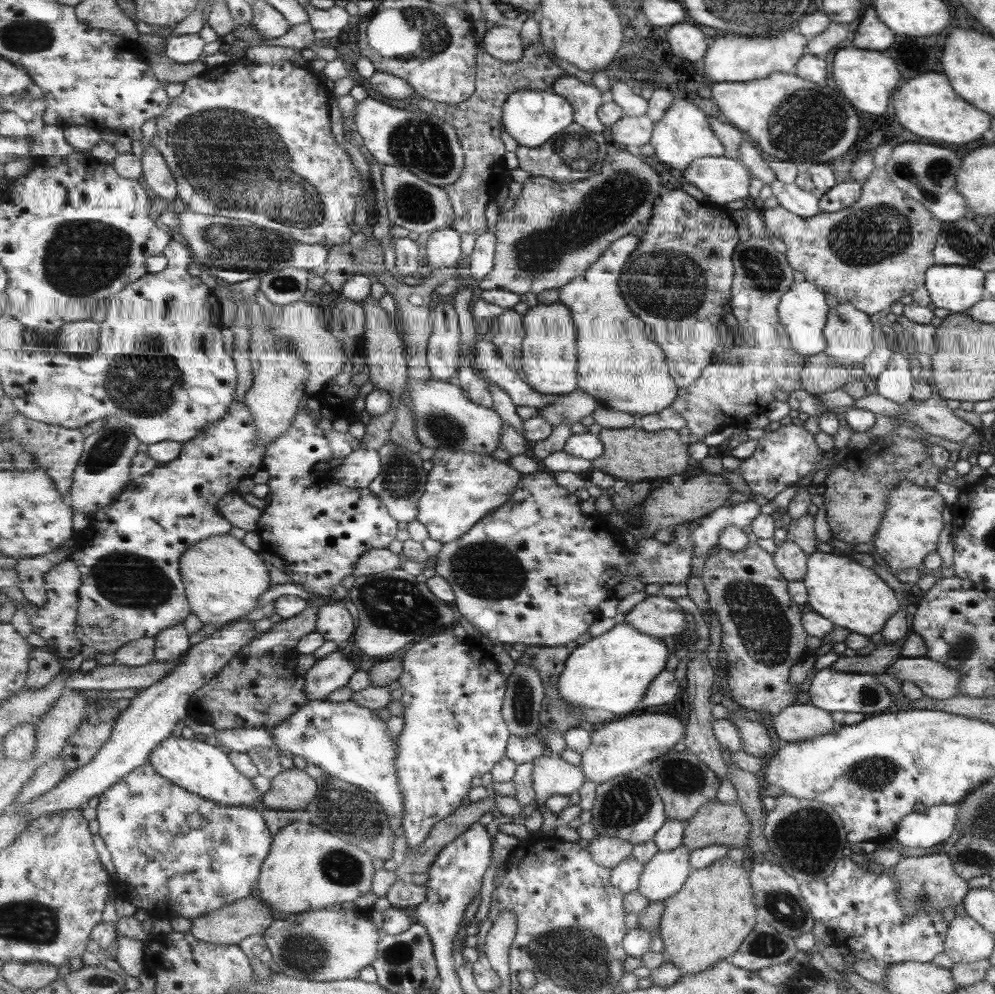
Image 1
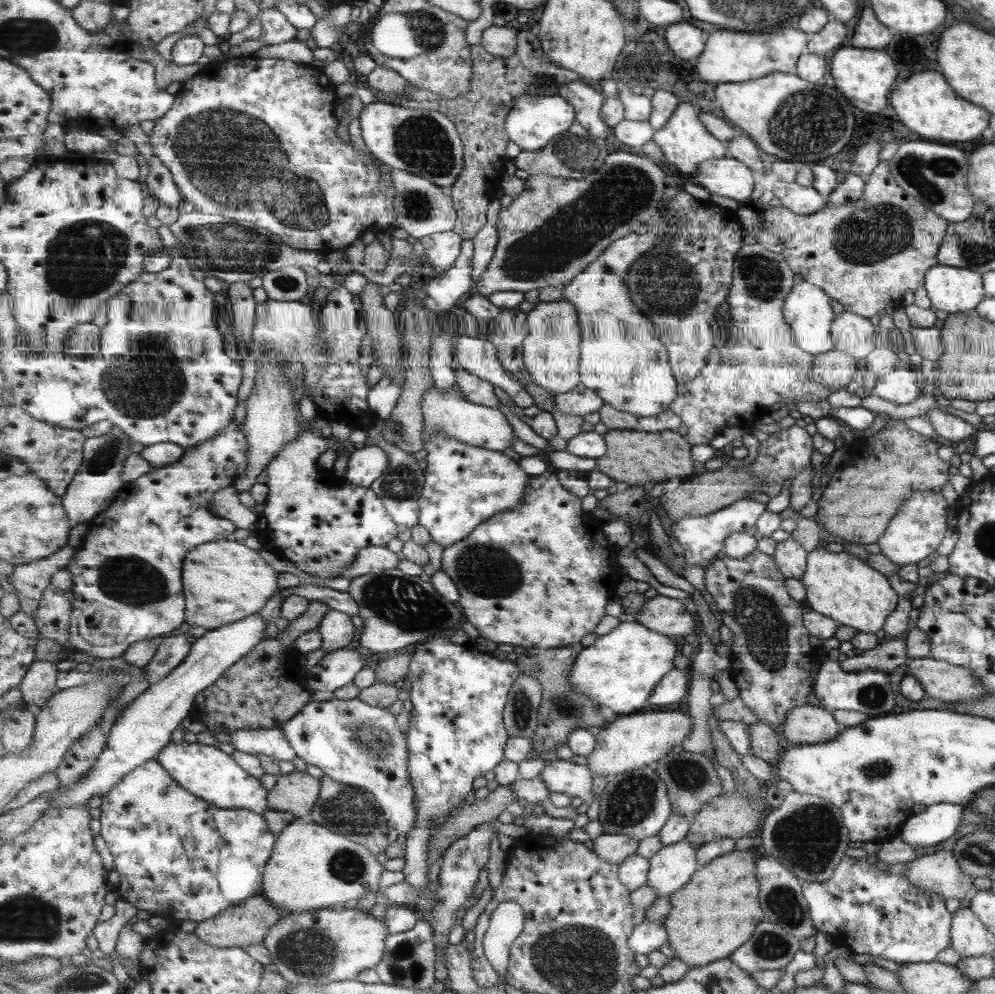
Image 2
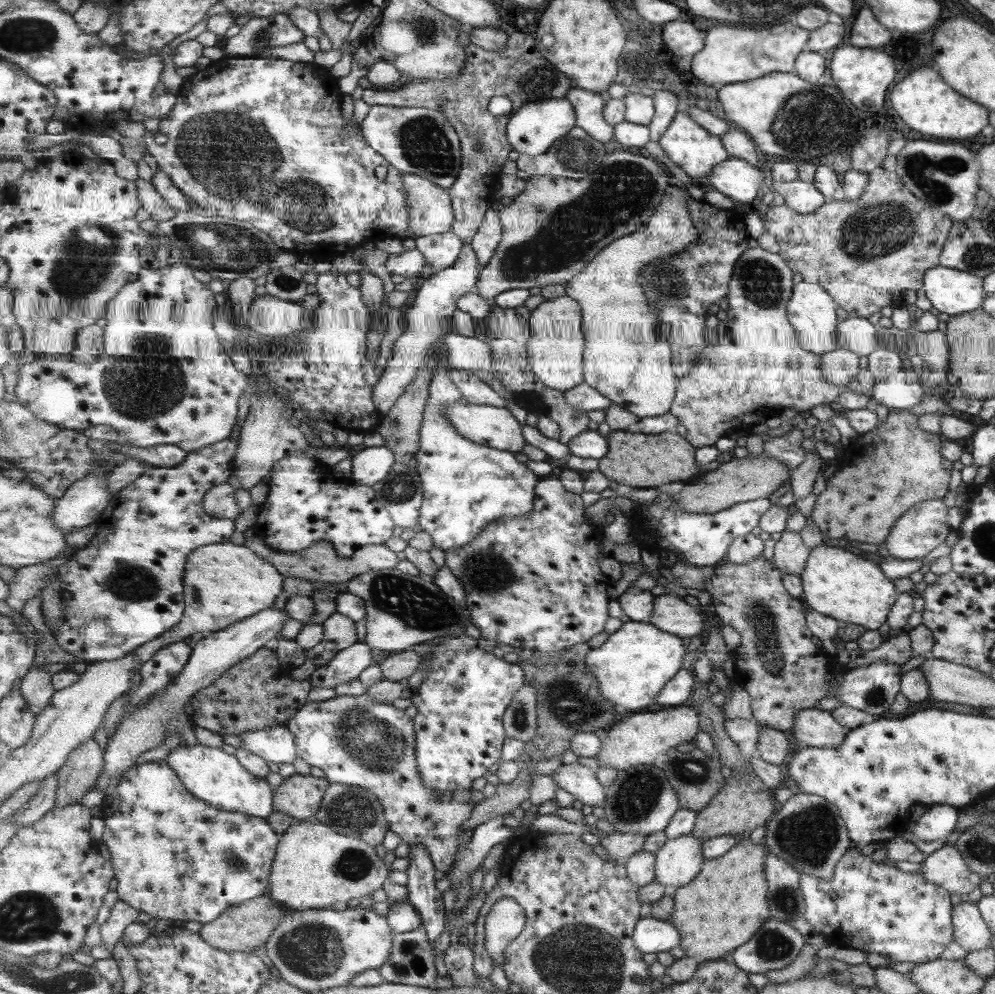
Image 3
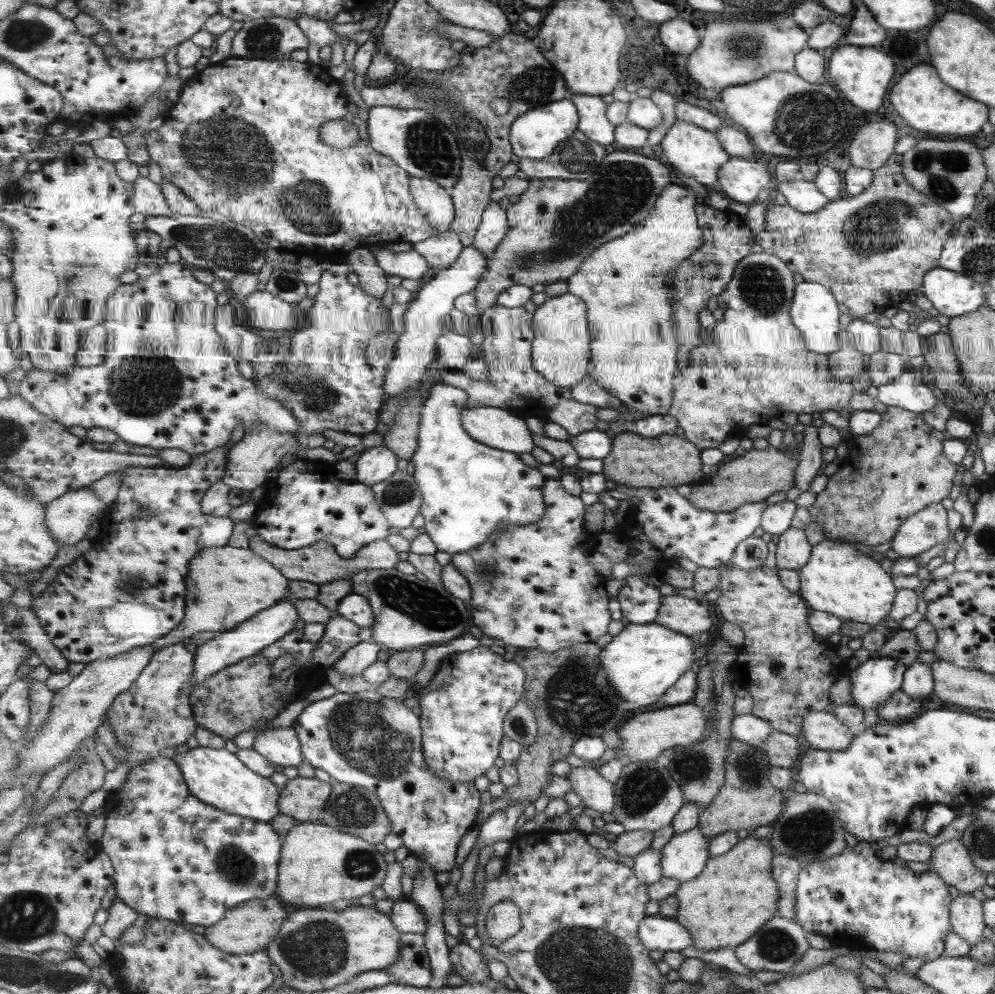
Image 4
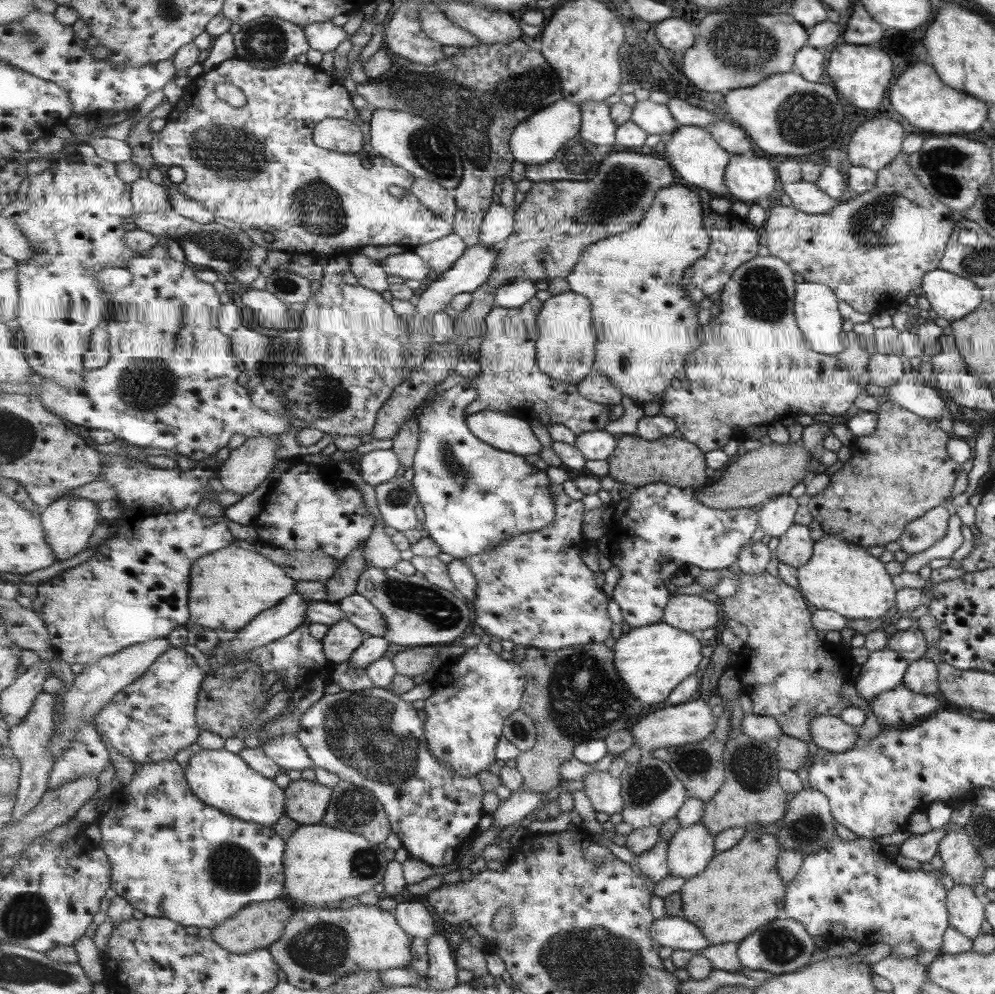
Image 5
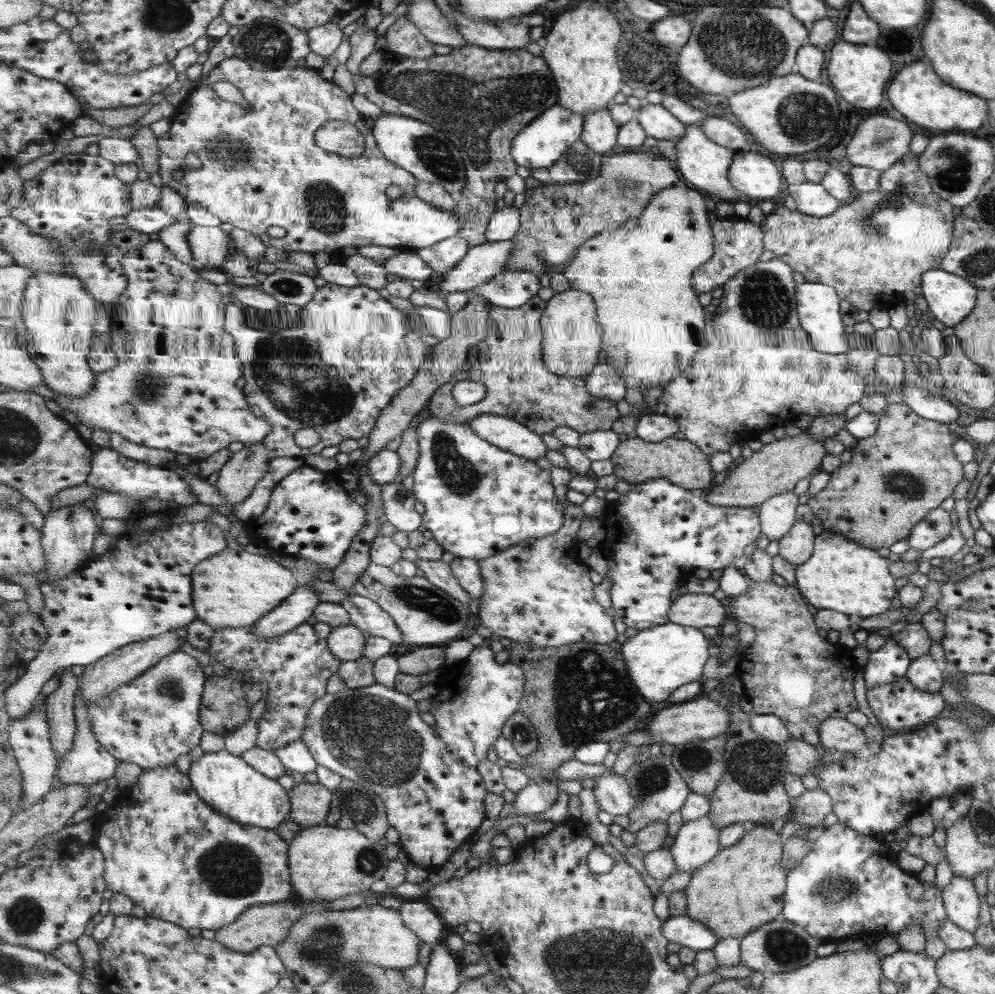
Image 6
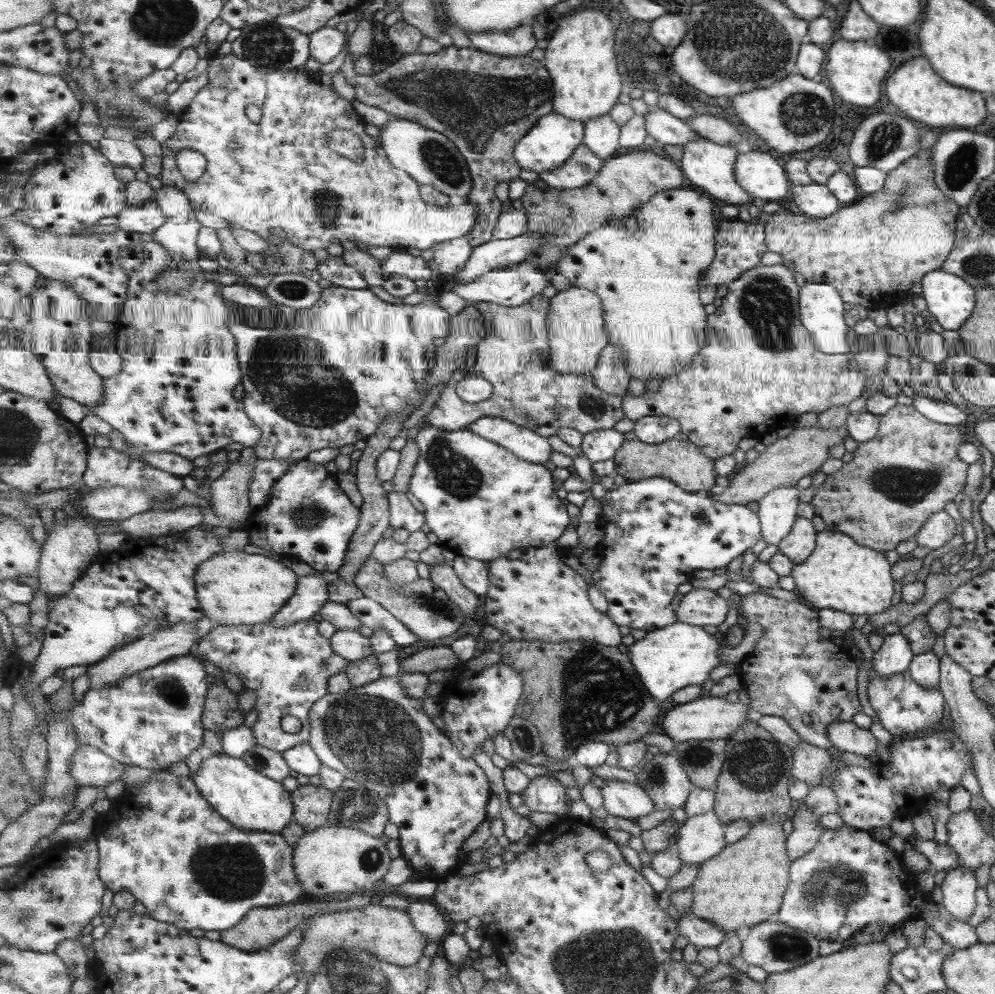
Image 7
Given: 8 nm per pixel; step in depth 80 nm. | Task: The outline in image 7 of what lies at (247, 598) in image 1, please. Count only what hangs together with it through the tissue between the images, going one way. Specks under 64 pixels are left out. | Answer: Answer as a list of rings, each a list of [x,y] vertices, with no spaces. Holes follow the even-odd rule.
[[[233,550],[222,552],[203,562],[194,577],[204,616],[214,625],[239,626],[270,623],[273,616],[295,594],[300,576],[283,562],[261,554]]]

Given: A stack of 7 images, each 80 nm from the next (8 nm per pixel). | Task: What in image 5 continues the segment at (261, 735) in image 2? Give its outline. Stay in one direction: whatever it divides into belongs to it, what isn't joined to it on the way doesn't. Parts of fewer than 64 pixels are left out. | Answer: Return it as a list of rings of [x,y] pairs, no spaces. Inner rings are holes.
[[[296,734],[275,737],[275,740],[269,740],[259,748],[262,748],[265,755],[271,758],[279,767],[287,771],[302,771],[315,767],[309,753],[307,753]]]

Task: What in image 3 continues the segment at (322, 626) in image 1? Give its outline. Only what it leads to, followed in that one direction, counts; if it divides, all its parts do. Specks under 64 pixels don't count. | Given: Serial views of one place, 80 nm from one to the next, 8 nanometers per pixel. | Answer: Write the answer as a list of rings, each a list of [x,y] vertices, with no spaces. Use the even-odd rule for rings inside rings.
[[[339,611],[334,612],[322,625],[324,639],[321,644],[305,652],[316,667],[326,665],[338,652],[360,642],[355,621]]]

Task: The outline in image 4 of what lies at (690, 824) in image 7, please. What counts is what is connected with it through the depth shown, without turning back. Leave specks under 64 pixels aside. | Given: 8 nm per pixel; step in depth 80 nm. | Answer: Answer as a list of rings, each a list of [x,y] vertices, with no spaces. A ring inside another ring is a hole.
[[[699,828],[681,834],[674,834],[674,836],[661,849],[663,877],[675,879],[679,881],[681,885],[698,878],[705,870],[707,861],[710,859],[709,840],[710,839],[707,838]]]

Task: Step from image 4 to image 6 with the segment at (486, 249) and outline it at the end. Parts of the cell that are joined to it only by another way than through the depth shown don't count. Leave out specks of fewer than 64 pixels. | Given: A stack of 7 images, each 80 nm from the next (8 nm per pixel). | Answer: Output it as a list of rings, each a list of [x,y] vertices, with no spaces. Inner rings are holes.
[[[519,203],[513,206],[499,204],[498,211],[495,211],[487,227],[486,237],[488,242],[512,240],[521,228],[521,215]]]

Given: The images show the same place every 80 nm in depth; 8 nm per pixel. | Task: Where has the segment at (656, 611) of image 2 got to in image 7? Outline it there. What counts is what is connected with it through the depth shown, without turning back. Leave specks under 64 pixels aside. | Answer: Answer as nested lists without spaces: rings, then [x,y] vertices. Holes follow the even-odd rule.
[[[692,589],[689,591],[679,604],[677,604],[676,615],[677,620],[693,624],[695,626],[719,626],[725,622],[725,618],[730,615],[729,599],[722,598],[715,590],[708,589]]]

